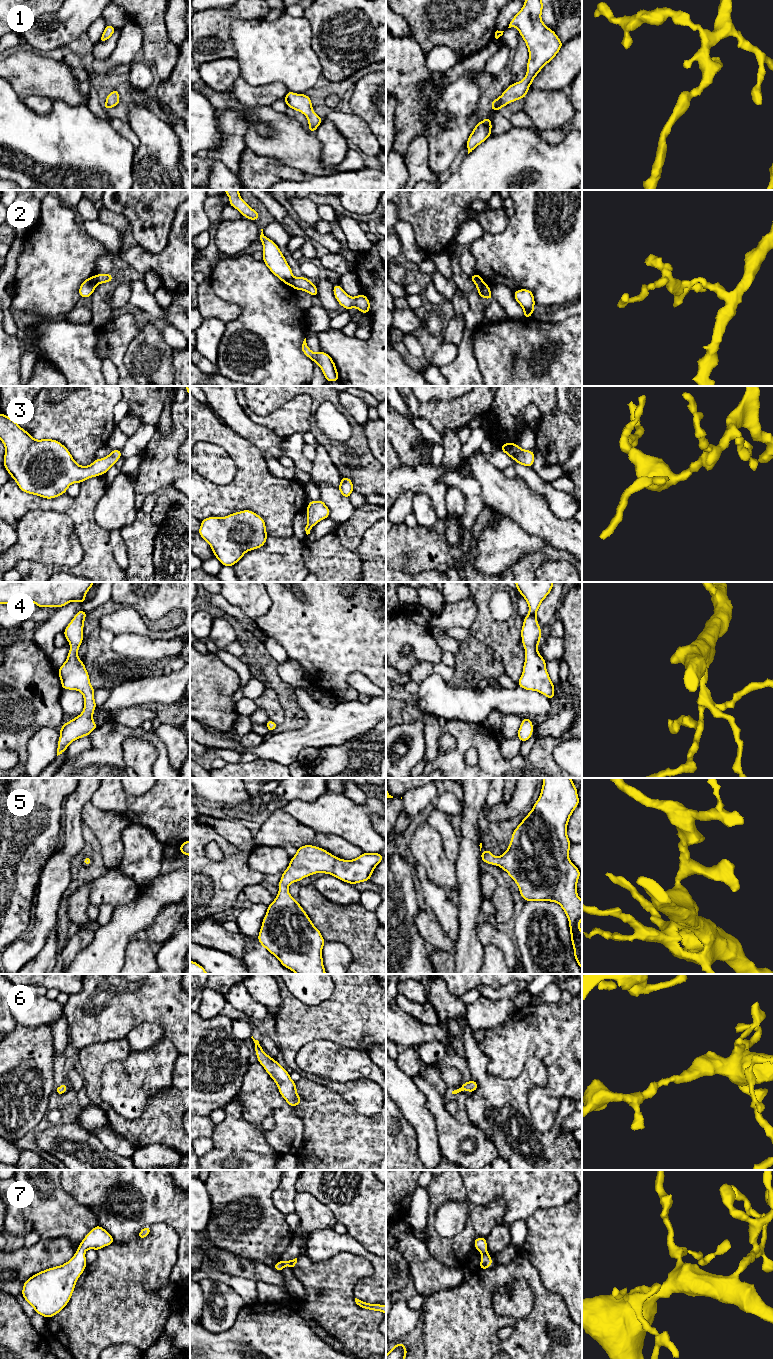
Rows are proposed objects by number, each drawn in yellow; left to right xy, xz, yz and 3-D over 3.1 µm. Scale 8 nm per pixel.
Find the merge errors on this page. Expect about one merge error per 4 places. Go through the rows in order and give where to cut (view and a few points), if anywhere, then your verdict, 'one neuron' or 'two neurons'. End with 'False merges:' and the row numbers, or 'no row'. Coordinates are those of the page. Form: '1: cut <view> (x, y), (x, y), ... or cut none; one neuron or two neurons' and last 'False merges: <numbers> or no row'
1: cut none; one neuron
2: cut xz (293, 277), (291, 286); two neurons
3: cut none; one neuron
4: cut none; one neuron
5: cut none; one neuron
6: cut none; one neuron
7: cut none; one neuron
False merges: 2

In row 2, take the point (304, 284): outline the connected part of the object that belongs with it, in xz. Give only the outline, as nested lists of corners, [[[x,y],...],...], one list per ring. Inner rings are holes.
[[[293,277],[292,287],[295,290],[302,290],[308,292],[313,297],[318,295],[318,289],[315,284],[311,283],[307,277]]]

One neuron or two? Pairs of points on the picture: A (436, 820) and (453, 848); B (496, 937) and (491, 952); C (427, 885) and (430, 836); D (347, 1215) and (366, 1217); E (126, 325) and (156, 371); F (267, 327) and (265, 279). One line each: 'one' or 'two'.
A: one
B: two
C: two
D: one
E: two
F: one

